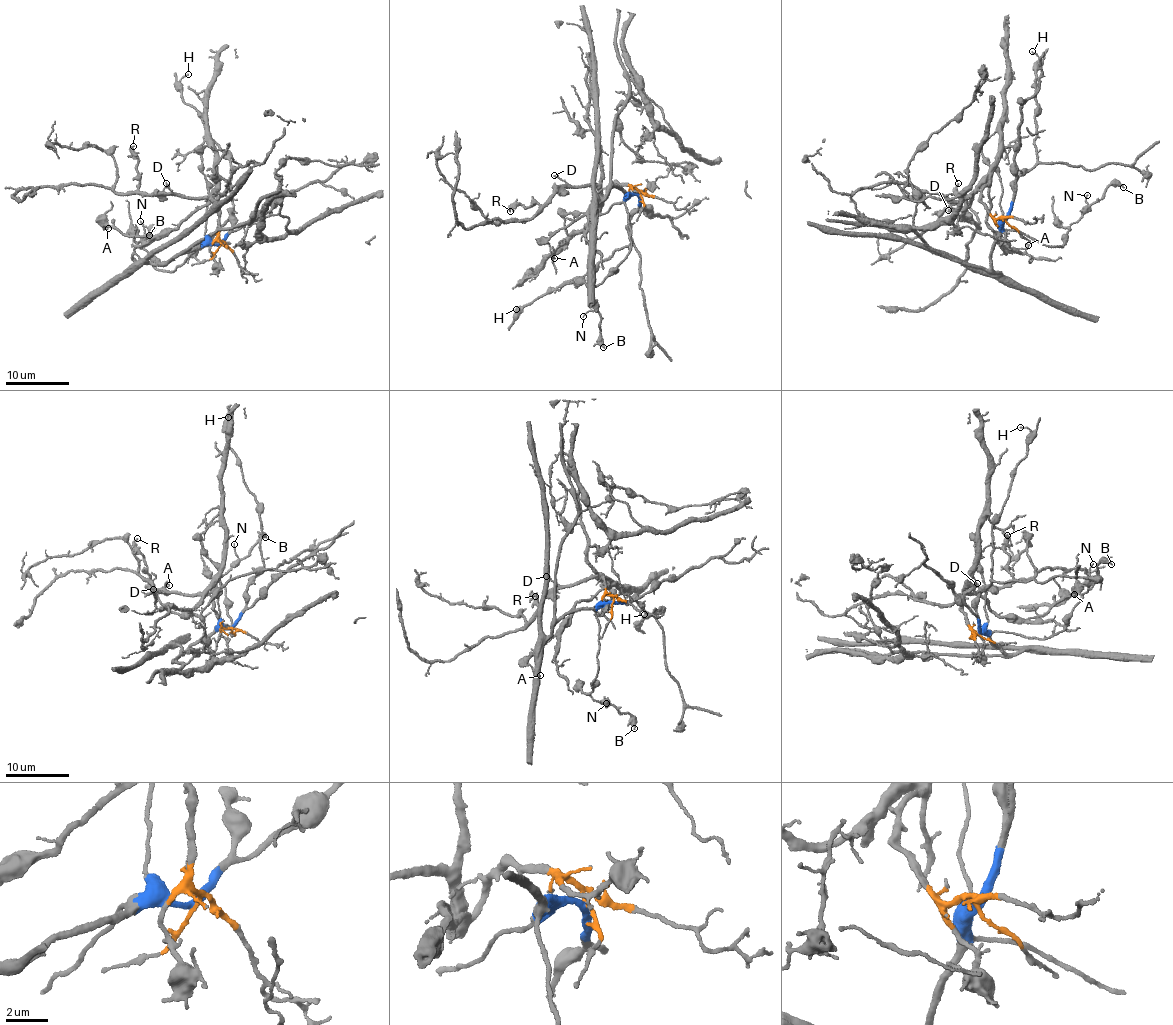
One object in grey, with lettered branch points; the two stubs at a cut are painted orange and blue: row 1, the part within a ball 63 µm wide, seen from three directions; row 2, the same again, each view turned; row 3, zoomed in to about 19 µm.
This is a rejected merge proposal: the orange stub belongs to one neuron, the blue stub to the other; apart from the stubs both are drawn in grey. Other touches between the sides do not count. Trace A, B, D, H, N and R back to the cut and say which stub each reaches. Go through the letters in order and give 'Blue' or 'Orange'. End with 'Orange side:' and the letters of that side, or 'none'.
A: Orange
B: Blue
D: Orange
H: Blue
N: Blue
R: Orange
Orange side: A, D, R

